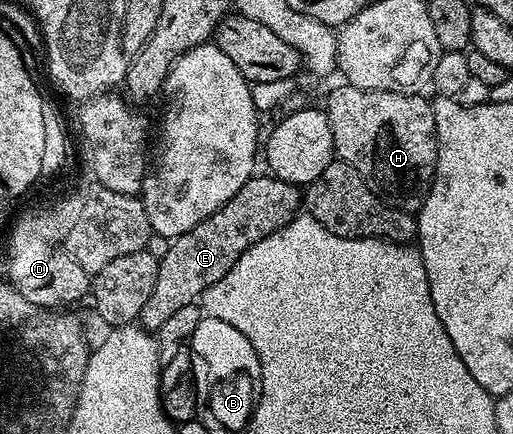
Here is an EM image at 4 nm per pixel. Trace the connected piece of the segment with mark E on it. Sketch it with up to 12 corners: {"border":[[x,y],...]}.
{"border":[[251,176],[169,241],[140,317],[154,334],[299,215],[299,185]]}

